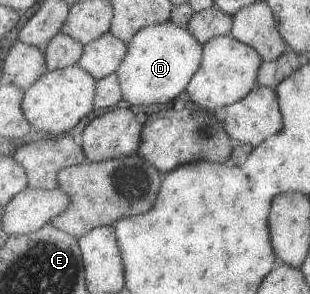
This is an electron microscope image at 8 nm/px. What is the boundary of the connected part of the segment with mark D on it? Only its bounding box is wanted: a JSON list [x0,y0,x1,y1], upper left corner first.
[117,20,204,110]

